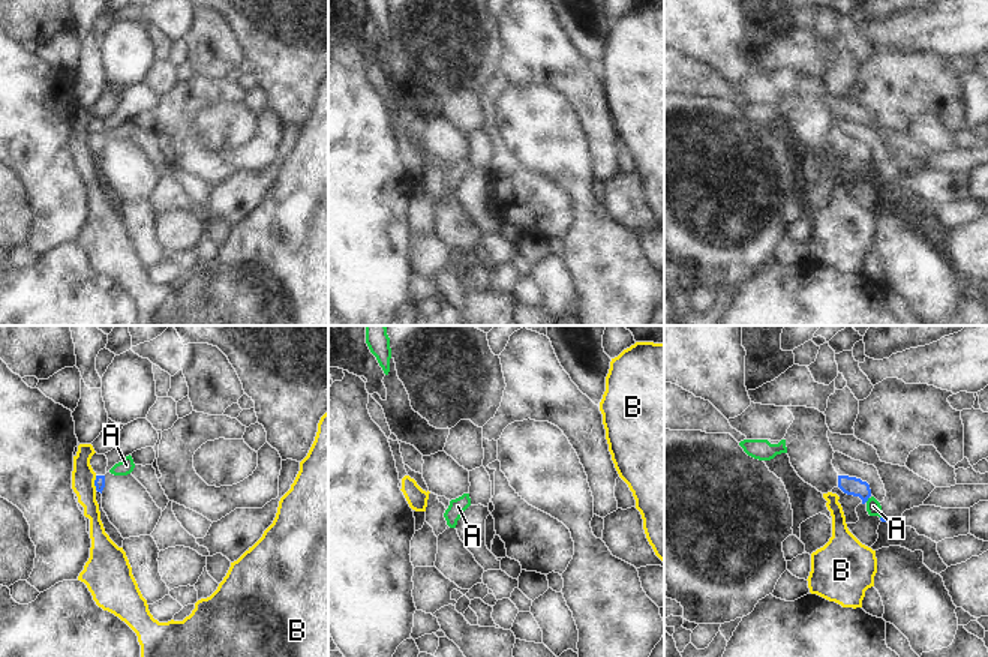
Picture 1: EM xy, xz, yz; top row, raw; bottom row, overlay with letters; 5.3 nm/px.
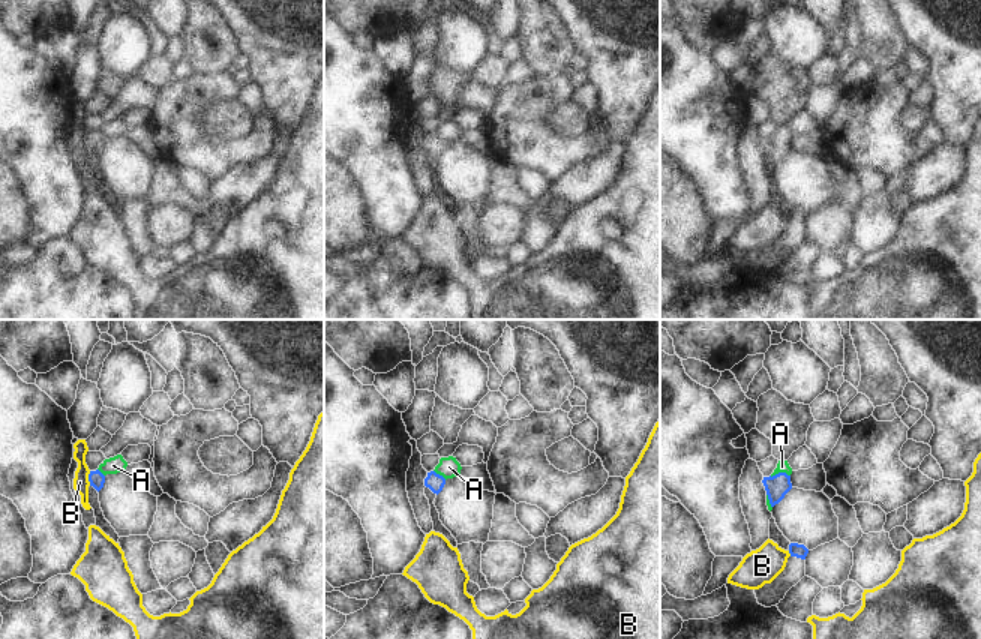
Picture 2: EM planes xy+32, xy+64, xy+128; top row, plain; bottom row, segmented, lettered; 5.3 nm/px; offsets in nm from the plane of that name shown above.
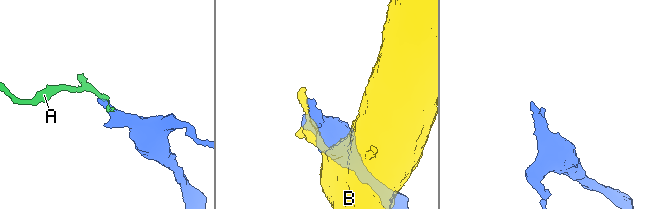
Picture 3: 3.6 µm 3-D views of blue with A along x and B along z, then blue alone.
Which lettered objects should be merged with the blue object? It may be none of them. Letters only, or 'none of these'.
A

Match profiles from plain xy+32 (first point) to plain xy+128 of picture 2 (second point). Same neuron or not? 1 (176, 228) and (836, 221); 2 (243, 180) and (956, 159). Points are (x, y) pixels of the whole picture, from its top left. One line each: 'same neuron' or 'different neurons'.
1: same neuron
2: same neuron

